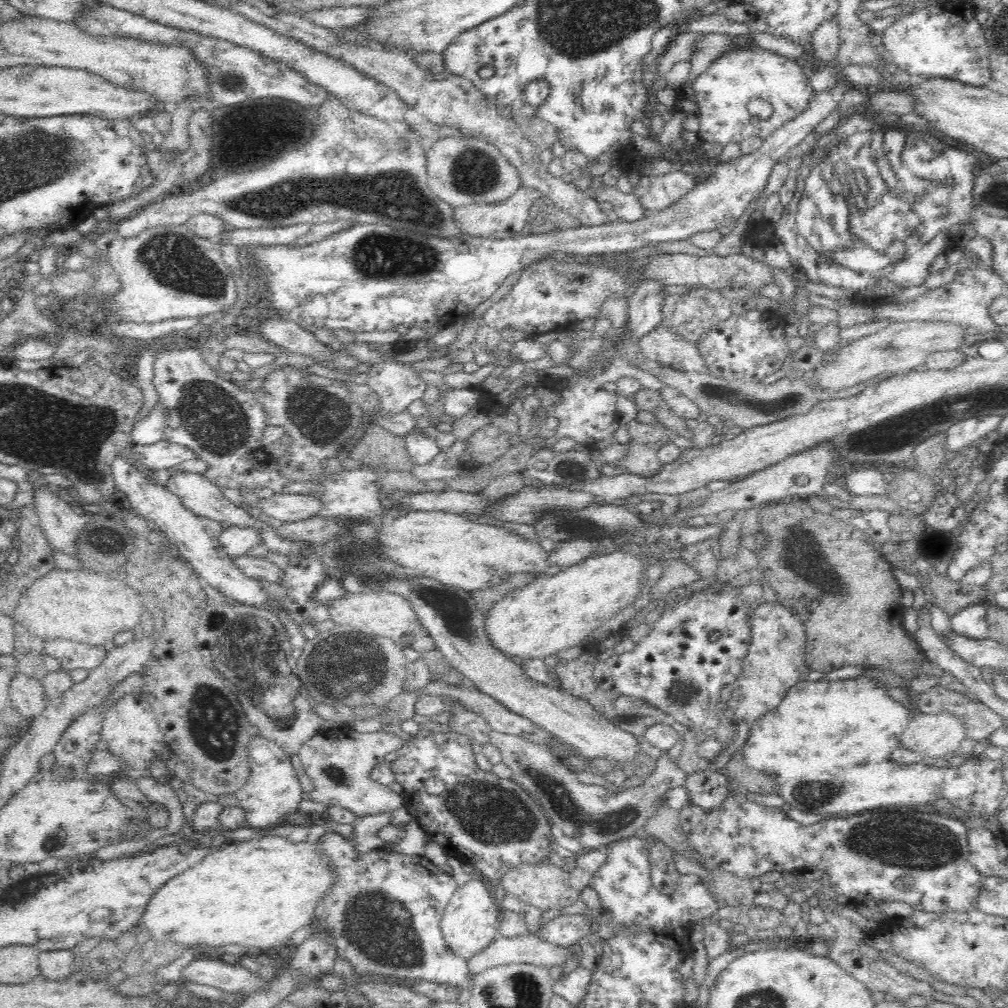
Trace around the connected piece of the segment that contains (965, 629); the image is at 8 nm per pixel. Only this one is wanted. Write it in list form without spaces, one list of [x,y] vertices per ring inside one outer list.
[[[981,603],[968,605],[950,617],[950,628],[954,633],[974,639],[988,636],[987,610]]]

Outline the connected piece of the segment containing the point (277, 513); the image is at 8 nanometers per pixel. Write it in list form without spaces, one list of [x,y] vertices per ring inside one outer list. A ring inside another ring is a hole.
[[[274,493],[269,498],[258,500],[257,507],[270,516],[277,524],[280,522],[296,522],[316,516],[324,505],[320,498],[310,494]]]

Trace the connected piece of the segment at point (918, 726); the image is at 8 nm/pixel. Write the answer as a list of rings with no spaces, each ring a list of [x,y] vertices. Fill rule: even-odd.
[[[914,711],[908,728],[902,733],[901,744],[920,752],[924,758],[942,758],[958,753],[960,742],[967,738],[966,725],[954,714]]]

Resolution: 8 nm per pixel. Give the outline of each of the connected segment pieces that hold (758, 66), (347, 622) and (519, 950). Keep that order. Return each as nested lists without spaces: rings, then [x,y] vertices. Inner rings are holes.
[[[750,36],[741,38],[743,45],[737,41],[738,47],[732,47],[728,54],[722,54],[722,58],[714,60],[712,66],[704,74],[693,80],[694,96],[684,98],[679,97],[677,105],[687,106],[695,112],[699,118],[700,129],[697,133],[700,138],[708,142],[720,142],[720,144],[741,143],[744,139],[752,136],[762,135],[765,139],[777,128],[786,124],[789,120],[804,112],[809,105],[809,100],[813,97],[813,86],[810,84],[809,76],[803,73],[801,62],[793,57],[778,55],[771,50],[760,47],[753,42]],[[752,98],[762,98],[773,106],[773,115],[766,121],[754,119],[748,111],[748,102]]]
[[[384,590],[350,594],[346,598],[336,598],[328,602],[328,618],[335,623],[336,630],[349,629],[368,636],[386,636],[400,643],[404,636],[420,632],[421,624],[414,608],[406,598]]]
[[[527,932],[512,938],[498,936],[491,946],[470,958],[467,967],[473,975],[507,964],[534,964],[550,969],[552,966],[564,966],[568,958],[579,958],[579,954],[582,952],[576,947],[556,946]]]

